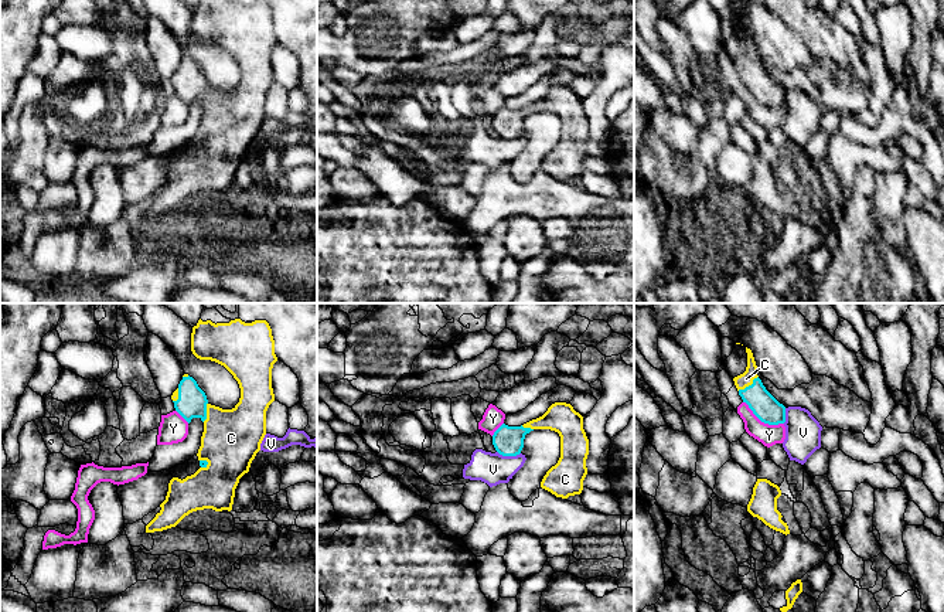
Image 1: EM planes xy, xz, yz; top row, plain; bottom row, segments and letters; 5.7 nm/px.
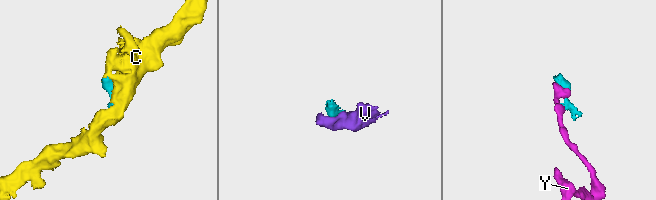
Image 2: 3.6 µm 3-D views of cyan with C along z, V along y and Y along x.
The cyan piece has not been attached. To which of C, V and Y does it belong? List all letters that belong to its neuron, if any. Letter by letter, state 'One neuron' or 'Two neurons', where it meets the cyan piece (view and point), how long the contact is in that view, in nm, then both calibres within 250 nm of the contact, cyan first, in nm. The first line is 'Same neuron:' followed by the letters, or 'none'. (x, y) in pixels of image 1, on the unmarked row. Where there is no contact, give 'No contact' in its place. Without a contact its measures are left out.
Same neuron: C
C: One neuron. Touches cyan at yz (749, 68). Shared border 150 nm. Thickness 150 nm (cyan) against 80 nm
V: Two neurons. Touches cyan at xz (508, 138). Shared border 140 nm. Thickness 180 nm (cyan) against 180 nm
Y: Two neurons. Touches cyan at yz (763, 104). Shared border 260 nm. Thickness 150 nm (cyan) against 120 nm

